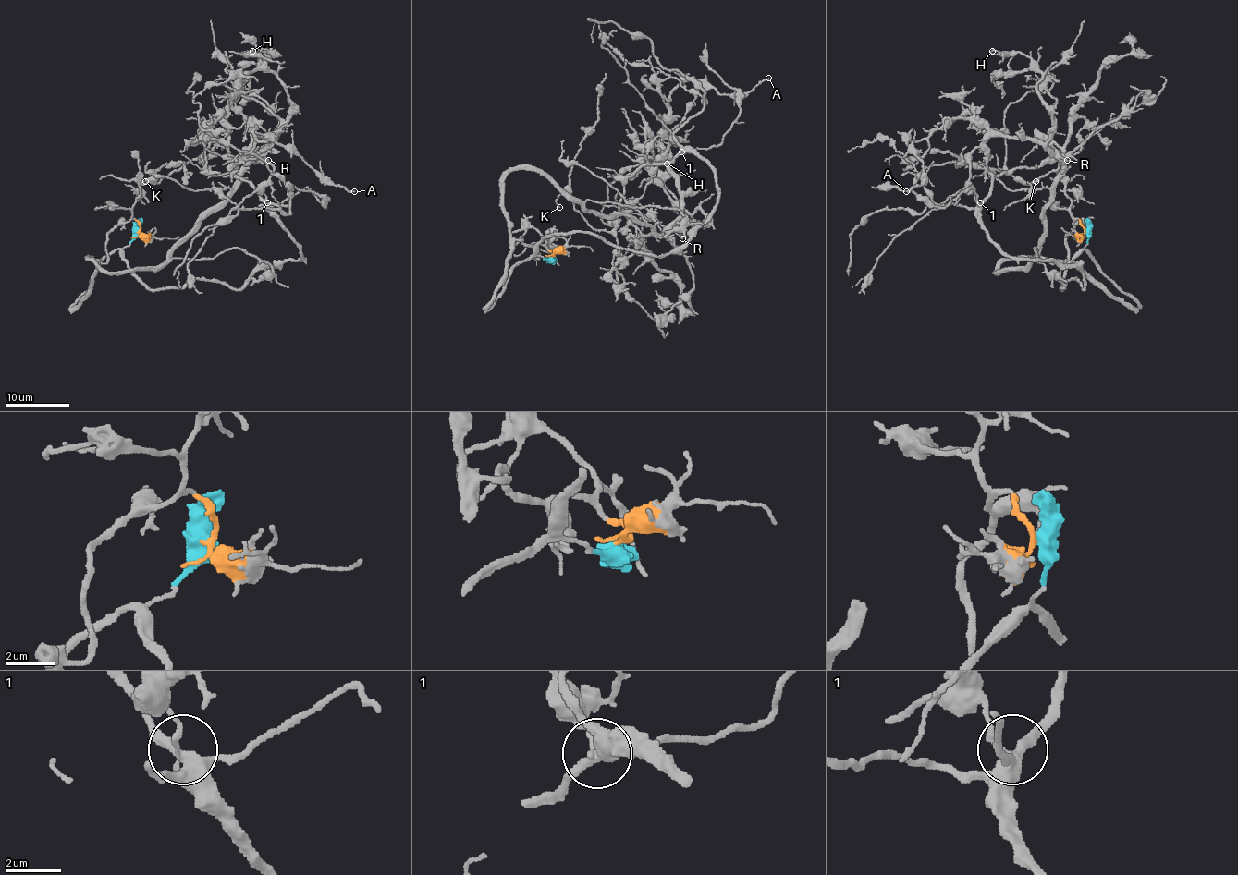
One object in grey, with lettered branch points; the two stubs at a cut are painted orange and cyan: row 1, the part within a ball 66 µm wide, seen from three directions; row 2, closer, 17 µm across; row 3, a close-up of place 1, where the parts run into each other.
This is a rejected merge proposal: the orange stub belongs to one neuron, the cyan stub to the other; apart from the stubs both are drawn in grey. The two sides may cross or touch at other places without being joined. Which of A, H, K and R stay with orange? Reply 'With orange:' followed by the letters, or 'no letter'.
With orange: A, H, R

